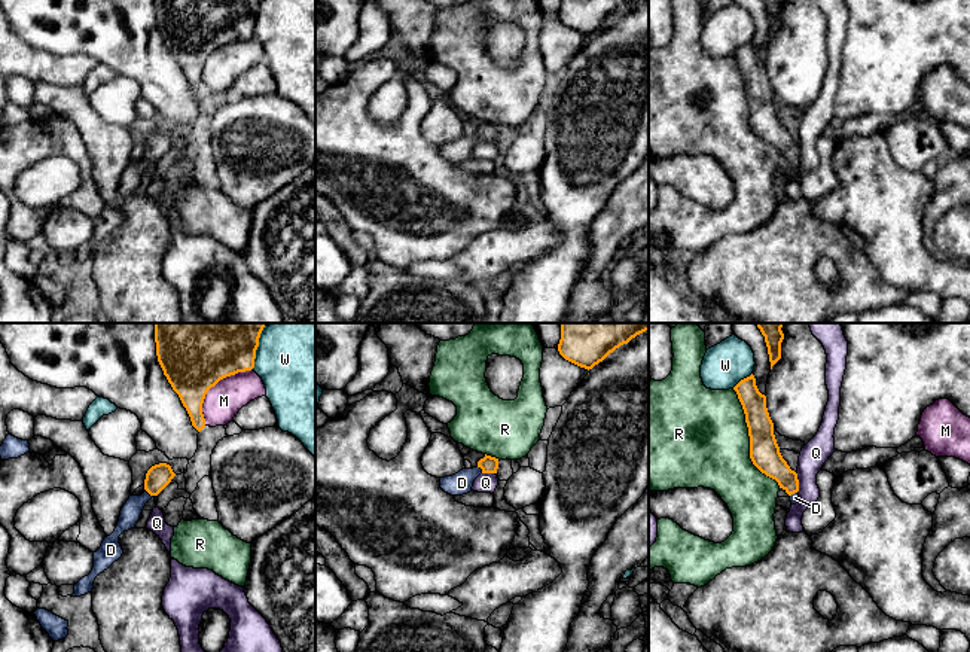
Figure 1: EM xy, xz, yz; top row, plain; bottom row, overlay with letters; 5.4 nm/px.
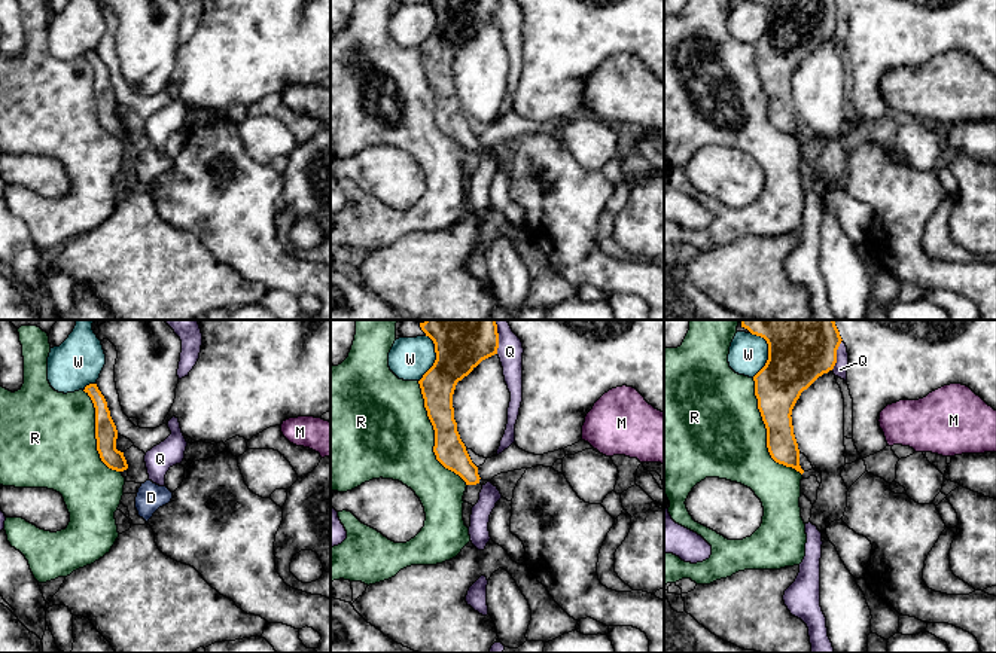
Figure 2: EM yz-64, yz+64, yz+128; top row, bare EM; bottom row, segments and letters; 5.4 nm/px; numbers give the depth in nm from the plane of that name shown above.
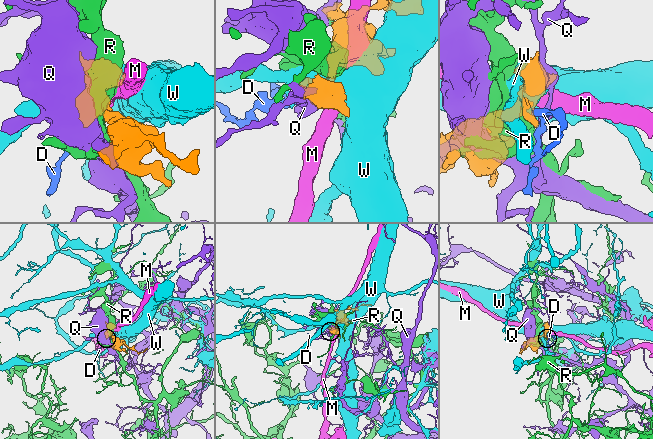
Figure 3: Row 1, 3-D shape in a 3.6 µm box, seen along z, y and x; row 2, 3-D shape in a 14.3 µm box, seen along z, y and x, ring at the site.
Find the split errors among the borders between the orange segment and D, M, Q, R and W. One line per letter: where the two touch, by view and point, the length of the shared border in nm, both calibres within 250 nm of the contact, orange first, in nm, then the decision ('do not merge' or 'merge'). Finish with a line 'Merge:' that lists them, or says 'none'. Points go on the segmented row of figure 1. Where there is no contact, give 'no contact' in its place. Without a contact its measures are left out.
D: contact xz (481, 468); length 50 nm; calibres 90 and 120 nm; merge
M: contact xy (213, 386); length 400 nm; calibres 460 and 200 nm; do not merge
Q: contact yz (798, 483); length 110 nm; calibres 160 and 150 nm; do not merge
R: contact yz (750, 441); length 600 nm; calibres 160 and 480 nm; do not merge
W: contact xy (258, 346); length 240 nm; calibres 480 and 500 nm; do not merge
Merge: D

